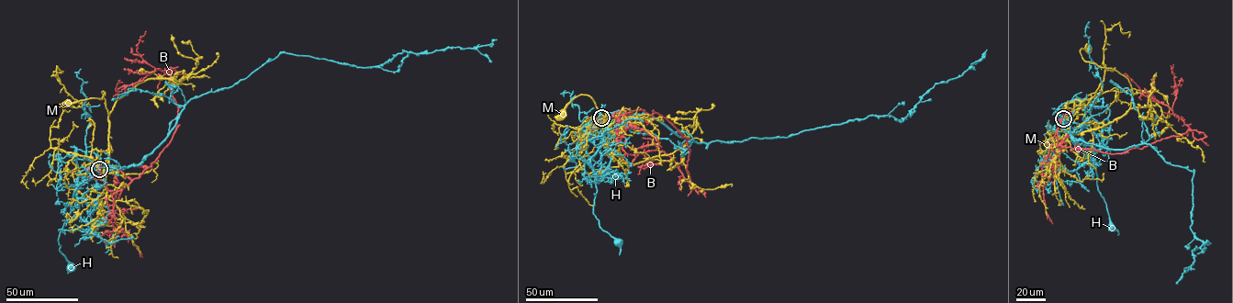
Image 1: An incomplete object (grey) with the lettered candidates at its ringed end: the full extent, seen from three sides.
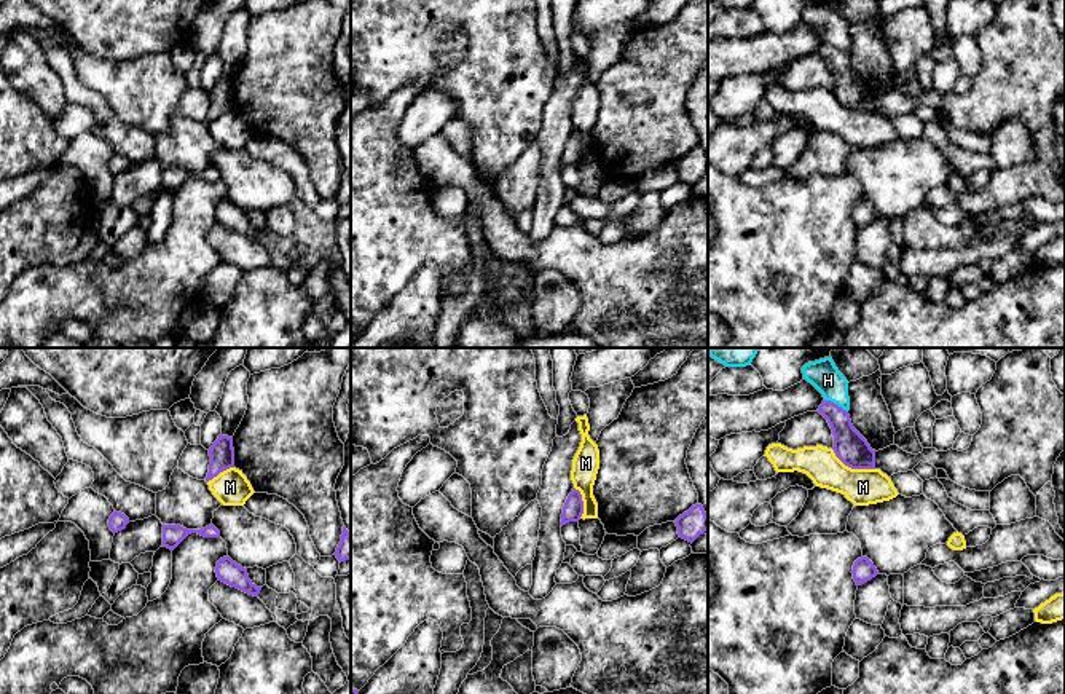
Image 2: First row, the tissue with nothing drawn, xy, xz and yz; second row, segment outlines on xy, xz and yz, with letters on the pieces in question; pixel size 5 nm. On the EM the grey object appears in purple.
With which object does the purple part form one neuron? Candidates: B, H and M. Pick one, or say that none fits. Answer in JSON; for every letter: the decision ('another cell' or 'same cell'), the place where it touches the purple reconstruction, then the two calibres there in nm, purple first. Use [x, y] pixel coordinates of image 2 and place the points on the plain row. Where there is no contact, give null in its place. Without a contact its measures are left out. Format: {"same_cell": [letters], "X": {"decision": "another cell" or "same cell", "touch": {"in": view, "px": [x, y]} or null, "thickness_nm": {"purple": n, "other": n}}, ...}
{"same_cell": [], "B": {"decision": "another cell", "touch": null}, "H": {"decision": "another cell", "touch": {"in": "yz", "px": [836, 47]}, "thickness_nm": {"purple": 170, "other": 150}}, "M": {"decision": "another cell", "touch": {"in": "yz", "px": [852, 110]}, "thickness_nm": {"purple": 170, "other": 190}}}

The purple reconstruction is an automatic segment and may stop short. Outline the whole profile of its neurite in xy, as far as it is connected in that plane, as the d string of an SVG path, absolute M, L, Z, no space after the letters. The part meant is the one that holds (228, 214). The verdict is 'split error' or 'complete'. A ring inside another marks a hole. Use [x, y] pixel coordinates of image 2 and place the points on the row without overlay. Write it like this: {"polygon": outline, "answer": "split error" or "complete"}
{"polygon": "M223 199L217 204L215 215L218 223L236 230L249 238L258 239L261 230L257 230L247 217L247 211L242 211L230 199Z", "answer": "complete"}

